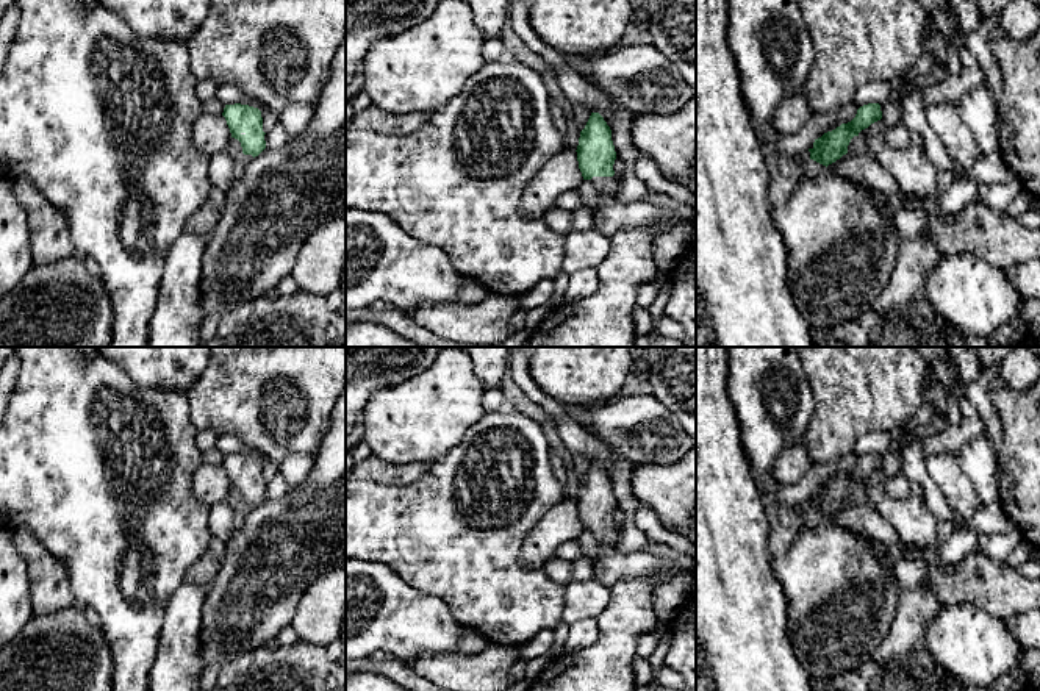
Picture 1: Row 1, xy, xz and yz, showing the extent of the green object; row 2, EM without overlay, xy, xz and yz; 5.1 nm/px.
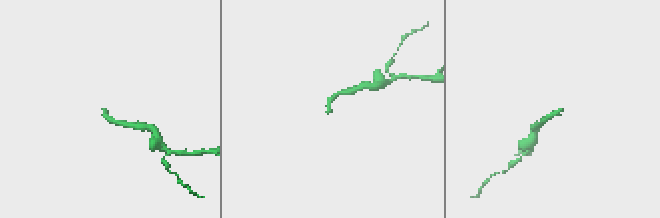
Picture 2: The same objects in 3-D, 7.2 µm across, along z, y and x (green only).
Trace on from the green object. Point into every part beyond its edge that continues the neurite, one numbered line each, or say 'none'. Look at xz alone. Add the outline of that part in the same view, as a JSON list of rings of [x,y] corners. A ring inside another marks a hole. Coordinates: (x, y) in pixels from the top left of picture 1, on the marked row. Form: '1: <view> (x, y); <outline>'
1: xz (606, 185); [[[613,175],[613,177],[593,177],[590,180],[594,188],[597,189],[599,194],[608,194],[616,197],[616,194],[621,189],[621,180],[619,177]]]

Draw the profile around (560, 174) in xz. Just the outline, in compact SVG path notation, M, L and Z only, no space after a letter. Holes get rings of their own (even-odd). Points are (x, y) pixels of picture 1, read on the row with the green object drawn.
M565 149L550 158L525 188L519 211L524 217L541 217L555 209L557 200L583 181L577 152Z

